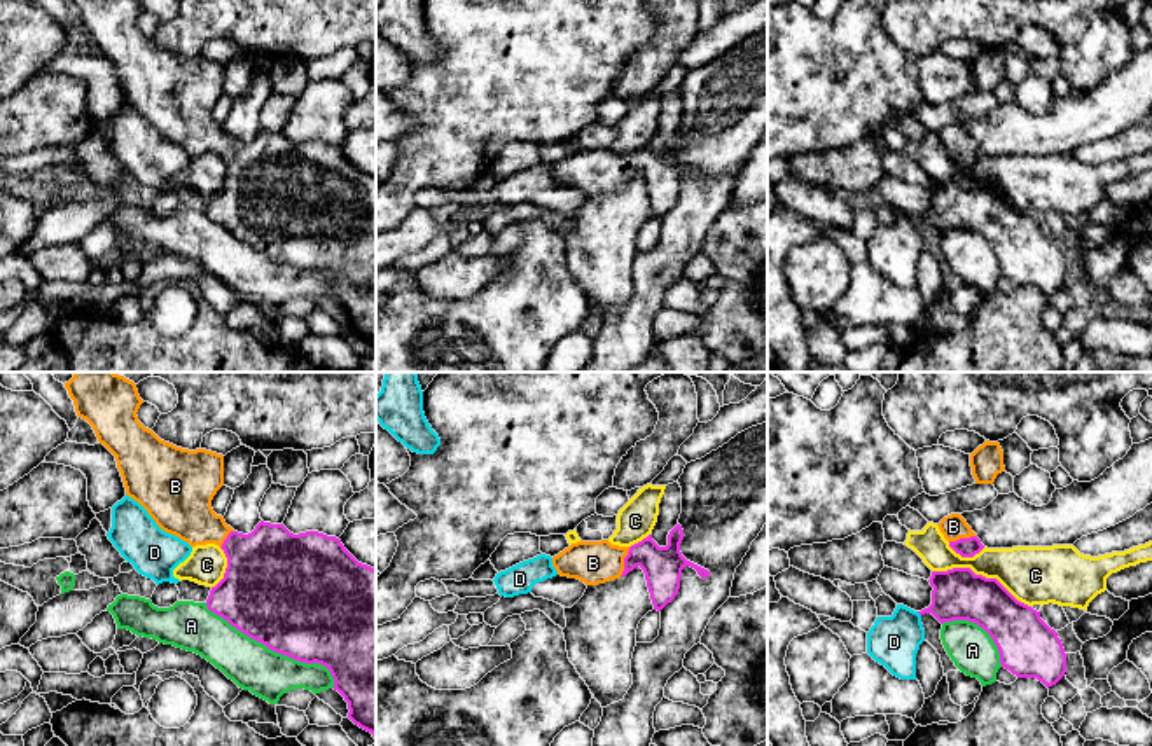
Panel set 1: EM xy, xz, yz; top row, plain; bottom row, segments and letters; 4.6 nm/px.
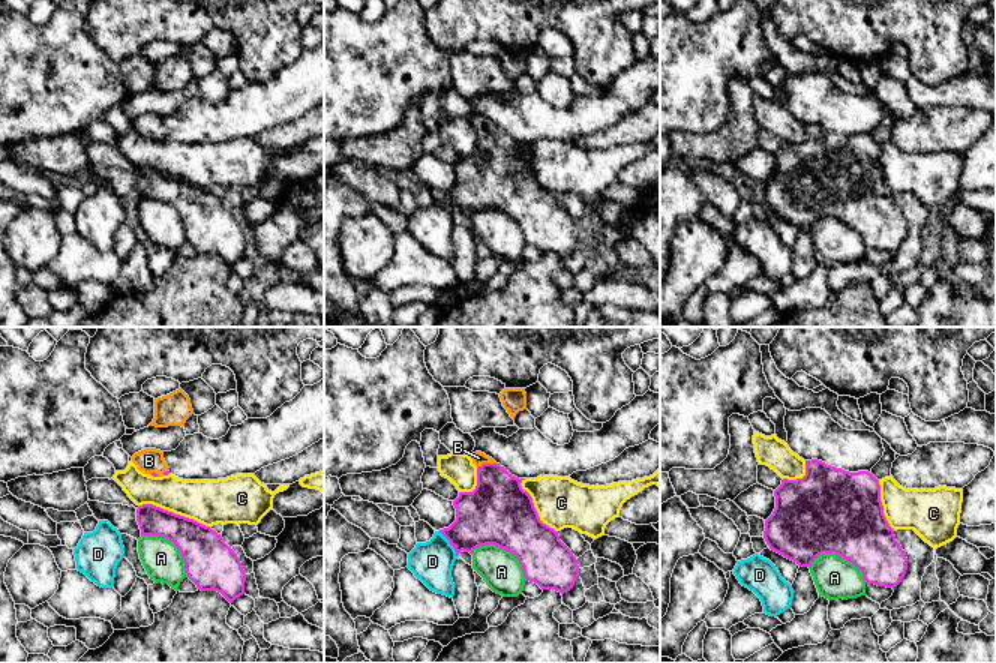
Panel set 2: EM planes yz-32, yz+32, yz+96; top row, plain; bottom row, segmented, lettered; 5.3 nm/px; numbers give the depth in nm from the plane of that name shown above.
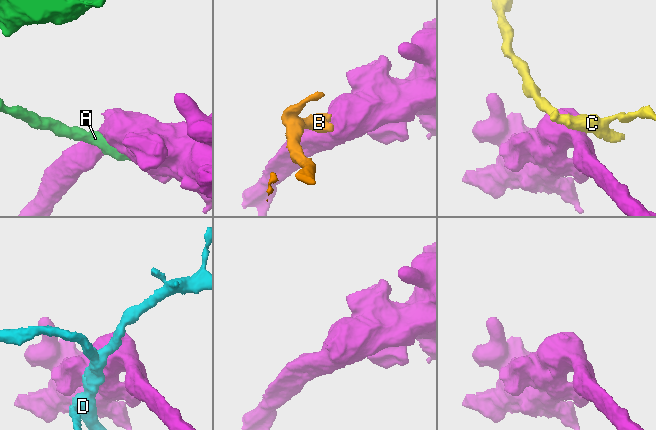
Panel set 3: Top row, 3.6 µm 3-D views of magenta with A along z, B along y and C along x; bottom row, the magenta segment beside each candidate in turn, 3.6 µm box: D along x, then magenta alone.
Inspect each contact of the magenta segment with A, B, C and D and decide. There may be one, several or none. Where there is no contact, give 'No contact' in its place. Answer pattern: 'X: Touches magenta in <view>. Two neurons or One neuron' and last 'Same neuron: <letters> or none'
A: Touches magenta in xy. Two neurons
B: Touches magenta in xz. One neuron
C: Touches magenta in yz. Two neurons
D: No contact. Two neurons
Same neuron: B

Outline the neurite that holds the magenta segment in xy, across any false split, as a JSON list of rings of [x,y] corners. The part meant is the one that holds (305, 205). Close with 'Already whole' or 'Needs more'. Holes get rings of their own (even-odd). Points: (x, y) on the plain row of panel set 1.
[[[68,0],[75,21],[86,28],[98,51],[117,70],[126,103],[138,110],[156,133],[191,155],[215,152],[226,166],[224,187],[212,196],[206,215],[248,246],[269,259],[306,273],[325,274],[337,299],[348,311],[348,327],[376,348],[376,176],[358,171],[336,145],[318,140],[294,143],[283,133],[260,129],[248,143],[234,140],[212,117],[212,108],[224,94],[224,65],[206,58],[182,58],[161,49],[138,30],[143,12],[138,0]]]. Needs more

